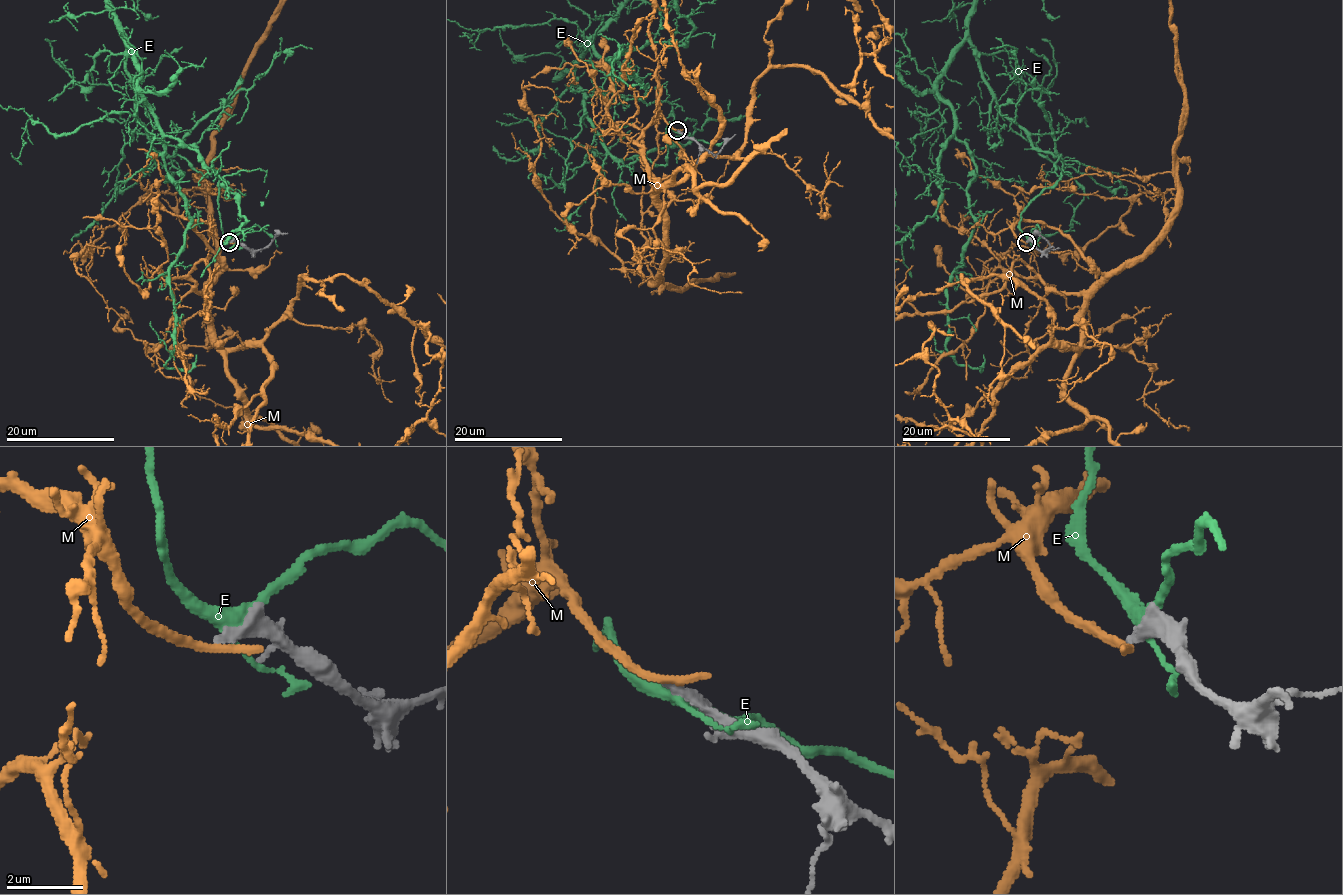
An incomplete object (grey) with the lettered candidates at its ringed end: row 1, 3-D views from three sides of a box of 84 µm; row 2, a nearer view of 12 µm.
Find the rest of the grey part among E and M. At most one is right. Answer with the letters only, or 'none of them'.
none of them

